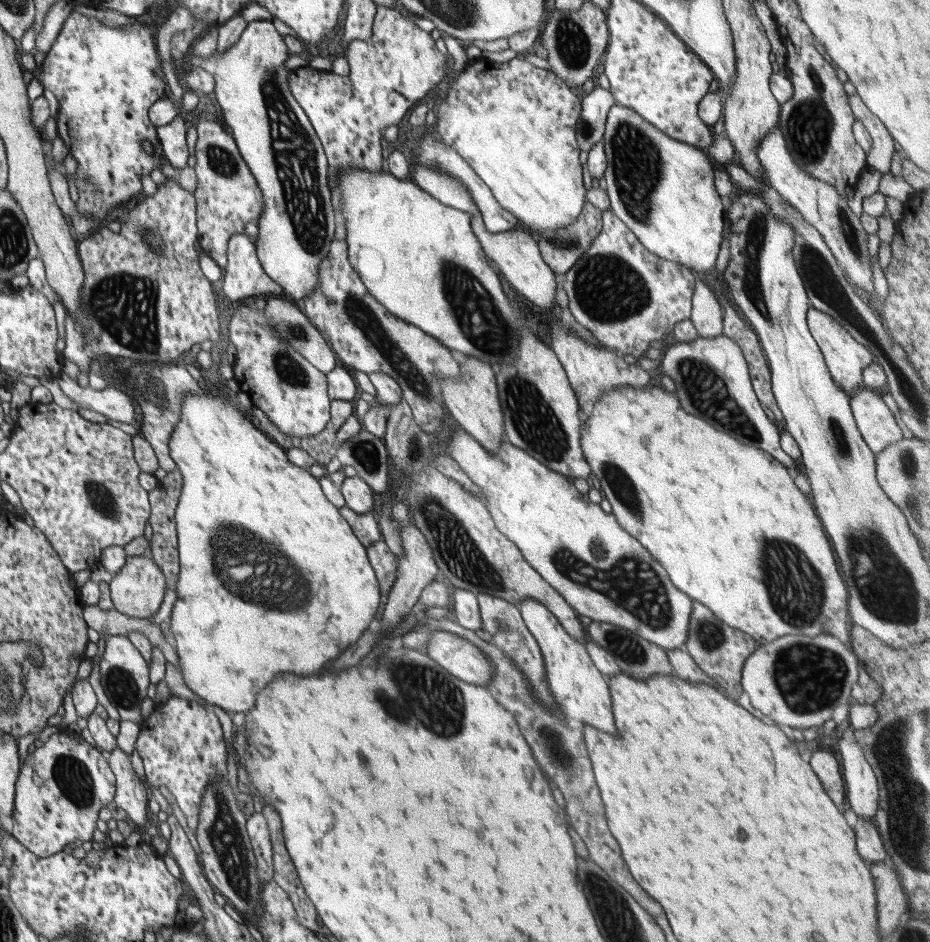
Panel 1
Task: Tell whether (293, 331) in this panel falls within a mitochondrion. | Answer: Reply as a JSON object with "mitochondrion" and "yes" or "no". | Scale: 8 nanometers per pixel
{"mitochondrion":"yes"}

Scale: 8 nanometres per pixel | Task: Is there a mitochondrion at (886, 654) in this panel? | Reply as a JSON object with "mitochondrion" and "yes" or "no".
{"mitochondrion":"no"}

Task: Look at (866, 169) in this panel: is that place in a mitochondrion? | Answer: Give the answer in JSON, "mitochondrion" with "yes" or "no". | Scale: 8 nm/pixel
{"mitochondrion":"no"}

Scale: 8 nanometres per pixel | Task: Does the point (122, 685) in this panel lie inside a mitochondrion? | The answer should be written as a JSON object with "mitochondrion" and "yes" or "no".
{"mitochondrion":"yes"}

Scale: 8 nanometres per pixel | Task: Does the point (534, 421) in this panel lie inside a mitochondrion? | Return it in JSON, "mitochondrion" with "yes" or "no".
{"mitochondrion":"yes"}

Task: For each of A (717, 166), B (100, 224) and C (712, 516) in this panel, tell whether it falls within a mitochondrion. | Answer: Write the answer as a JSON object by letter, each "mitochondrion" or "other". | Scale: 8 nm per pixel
{"A":"other","B":"other","C":"other"}

